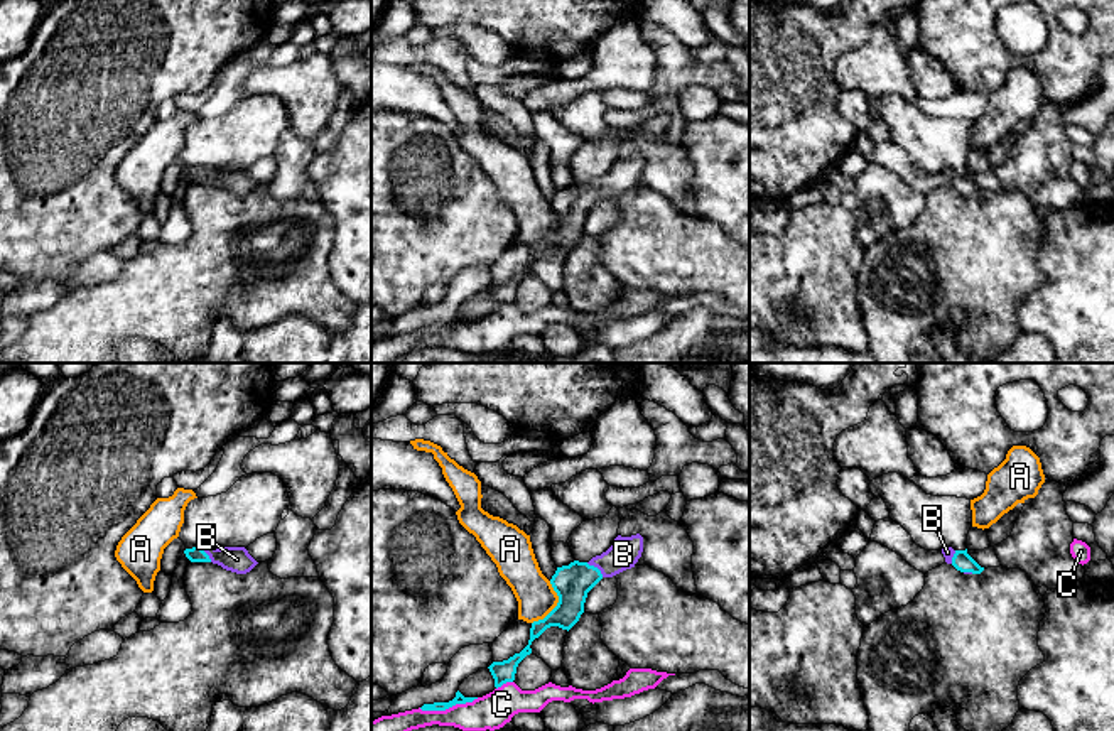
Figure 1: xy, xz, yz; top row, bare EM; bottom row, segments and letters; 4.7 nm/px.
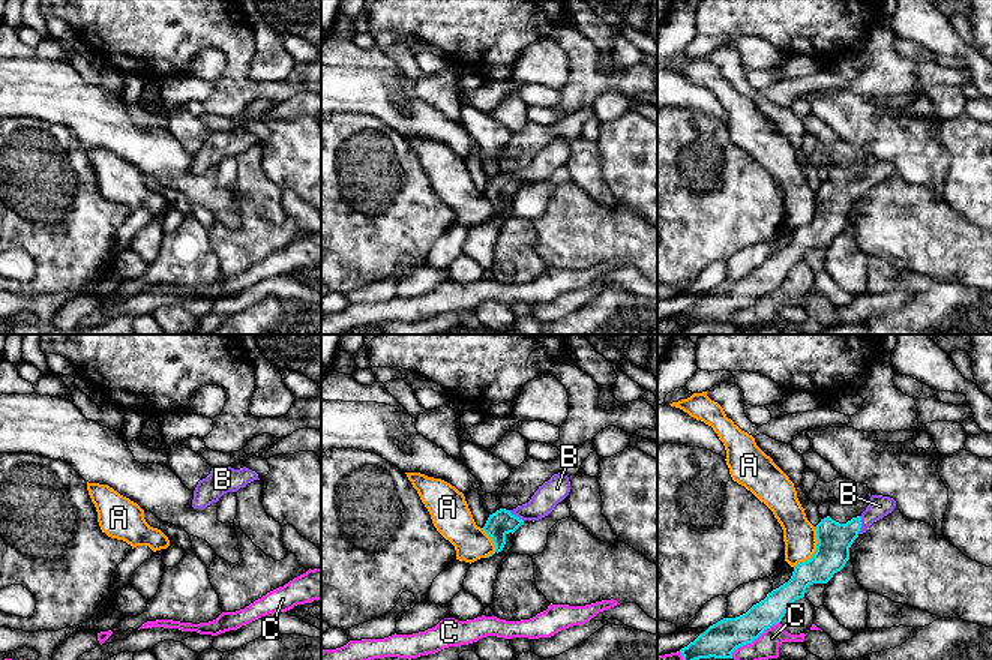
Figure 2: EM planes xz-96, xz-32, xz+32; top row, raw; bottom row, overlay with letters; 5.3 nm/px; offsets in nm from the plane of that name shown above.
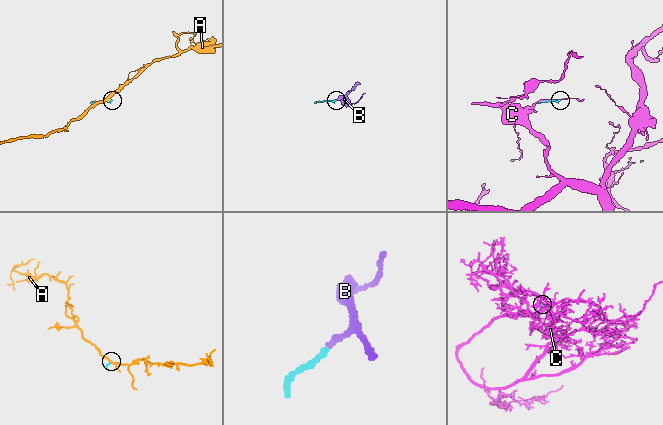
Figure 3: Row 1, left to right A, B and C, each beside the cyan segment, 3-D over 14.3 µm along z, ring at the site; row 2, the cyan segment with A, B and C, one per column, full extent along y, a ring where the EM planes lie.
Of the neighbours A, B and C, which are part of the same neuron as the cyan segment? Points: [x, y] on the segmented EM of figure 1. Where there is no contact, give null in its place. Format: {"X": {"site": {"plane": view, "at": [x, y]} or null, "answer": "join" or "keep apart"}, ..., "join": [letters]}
{"A": {"site": {"plane": "xz", "at": [557, 605]}, "answer": "keep apart"}, "B": {"site": {"plane": "xz", "at": [596, 568]}, "answer": "join"}, "C": {"site": {"plane": "xz", "at": [448, 708]}, "answer": "keep apart"}, "join": ["B"]}

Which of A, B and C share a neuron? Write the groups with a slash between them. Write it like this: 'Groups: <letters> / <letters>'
Groups: A / B / C

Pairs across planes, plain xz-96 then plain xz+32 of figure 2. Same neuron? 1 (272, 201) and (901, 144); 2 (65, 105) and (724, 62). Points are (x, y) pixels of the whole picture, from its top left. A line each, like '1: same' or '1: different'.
1: same
2: different

